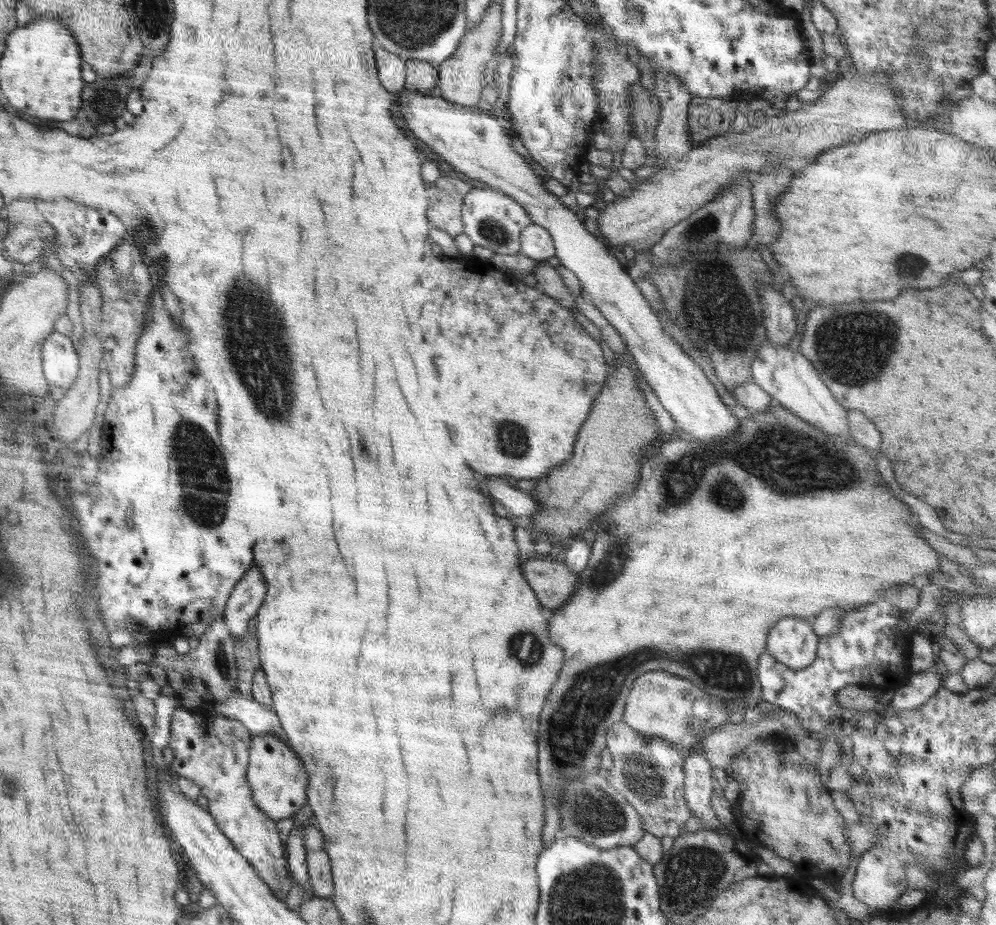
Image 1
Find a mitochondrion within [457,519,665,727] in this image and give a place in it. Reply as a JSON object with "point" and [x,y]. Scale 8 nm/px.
{"point":[620,558]}

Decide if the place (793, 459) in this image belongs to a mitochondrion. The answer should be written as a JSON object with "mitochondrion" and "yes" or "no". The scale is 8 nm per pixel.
{"mitochondrion":"yes"}

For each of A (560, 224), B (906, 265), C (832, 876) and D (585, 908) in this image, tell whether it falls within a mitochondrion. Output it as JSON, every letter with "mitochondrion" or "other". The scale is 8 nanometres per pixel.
{"A":"other","B":"mitochondrion","C":"other","D":"mitochondrion"}

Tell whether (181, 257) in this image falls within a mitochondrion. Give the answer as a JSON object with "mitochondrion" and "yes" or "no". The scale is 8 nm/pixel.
{"mitochondrion":"no"}

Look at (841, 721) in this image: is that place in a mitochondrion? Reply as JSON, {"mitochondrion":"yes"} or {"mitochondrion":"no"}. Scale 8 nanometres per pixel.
{"mitochondrion":"no"}

